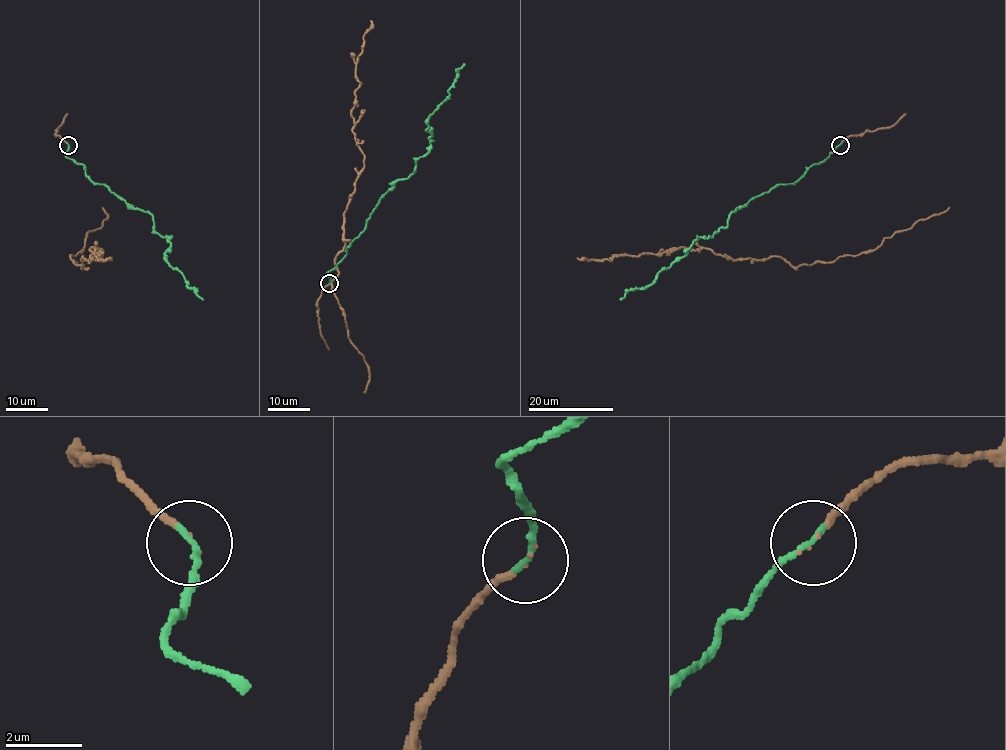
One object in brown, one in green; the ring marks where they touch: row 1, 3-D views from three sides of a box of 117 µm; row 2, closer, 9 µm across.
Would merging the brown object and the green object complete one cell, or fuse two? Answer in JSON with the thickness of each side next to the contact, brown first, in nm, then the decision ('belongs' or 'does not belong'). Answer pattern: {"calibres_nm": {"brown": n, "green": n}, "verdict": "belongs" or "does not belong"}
{"calibres_nm": {"brown": 120, "green": 170}, "verdict": "belongs"}

